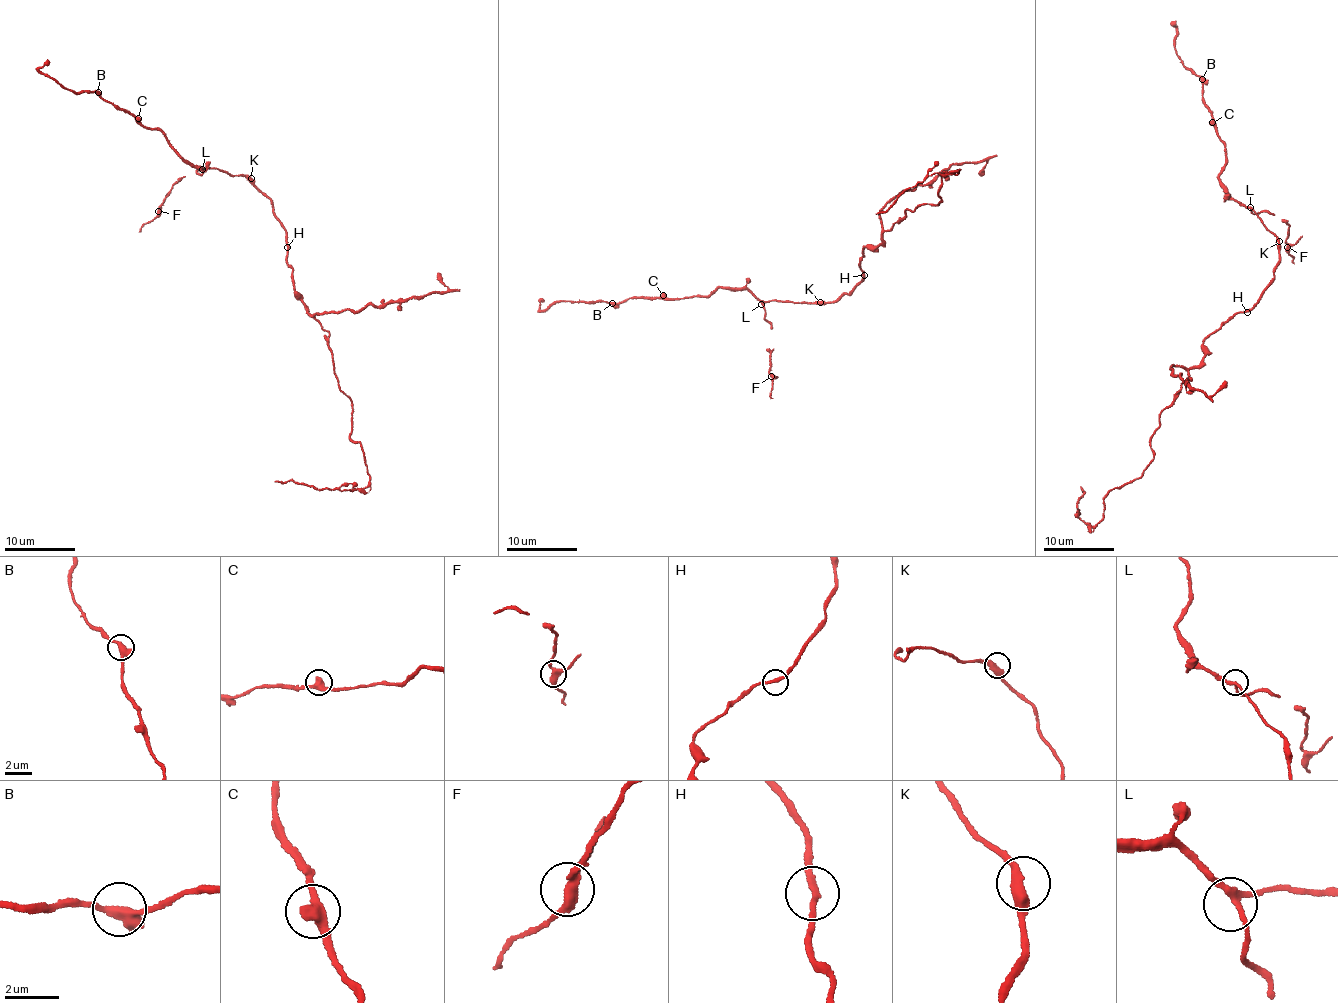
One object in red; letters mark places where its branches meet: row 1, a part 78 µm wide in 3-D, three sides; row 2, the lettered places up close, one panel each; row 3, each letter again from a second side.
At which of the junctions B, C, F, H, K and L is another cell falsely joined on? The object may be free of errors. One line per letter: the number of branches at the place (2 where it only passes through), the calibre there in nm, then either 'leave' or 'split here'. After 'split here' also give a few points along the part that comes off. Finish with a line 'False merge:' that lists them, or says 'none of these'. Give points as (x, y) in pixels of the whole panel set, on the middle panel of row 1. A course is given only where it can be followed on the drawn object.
B: 2 | 400 nm | leave
C: 2 | 400 nm | leave
F: 3 | 320 nm | split here | (771, 376), (773, 378), (770, 399)
H: 2 | 240 nm | leave
K: 2 | 400 nm | leave
L: 3 | 220 nm | leave
False merge: F

